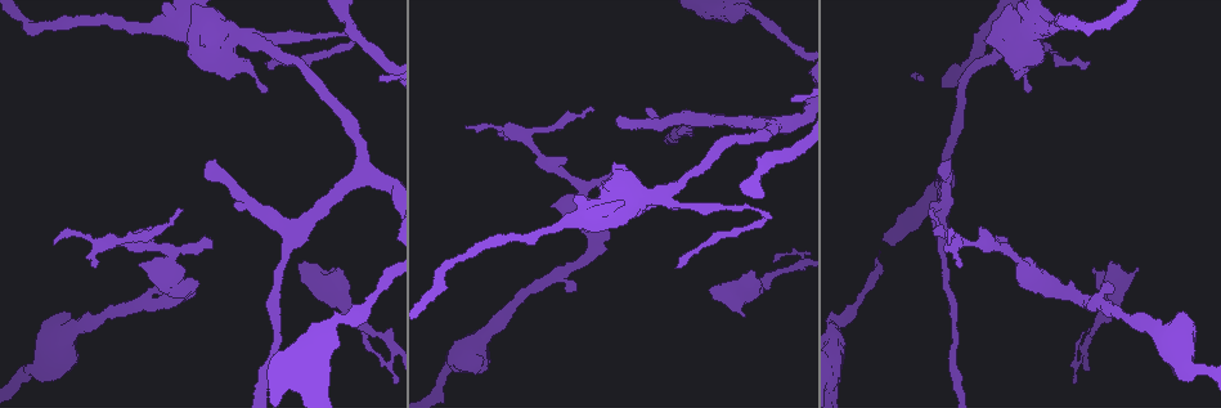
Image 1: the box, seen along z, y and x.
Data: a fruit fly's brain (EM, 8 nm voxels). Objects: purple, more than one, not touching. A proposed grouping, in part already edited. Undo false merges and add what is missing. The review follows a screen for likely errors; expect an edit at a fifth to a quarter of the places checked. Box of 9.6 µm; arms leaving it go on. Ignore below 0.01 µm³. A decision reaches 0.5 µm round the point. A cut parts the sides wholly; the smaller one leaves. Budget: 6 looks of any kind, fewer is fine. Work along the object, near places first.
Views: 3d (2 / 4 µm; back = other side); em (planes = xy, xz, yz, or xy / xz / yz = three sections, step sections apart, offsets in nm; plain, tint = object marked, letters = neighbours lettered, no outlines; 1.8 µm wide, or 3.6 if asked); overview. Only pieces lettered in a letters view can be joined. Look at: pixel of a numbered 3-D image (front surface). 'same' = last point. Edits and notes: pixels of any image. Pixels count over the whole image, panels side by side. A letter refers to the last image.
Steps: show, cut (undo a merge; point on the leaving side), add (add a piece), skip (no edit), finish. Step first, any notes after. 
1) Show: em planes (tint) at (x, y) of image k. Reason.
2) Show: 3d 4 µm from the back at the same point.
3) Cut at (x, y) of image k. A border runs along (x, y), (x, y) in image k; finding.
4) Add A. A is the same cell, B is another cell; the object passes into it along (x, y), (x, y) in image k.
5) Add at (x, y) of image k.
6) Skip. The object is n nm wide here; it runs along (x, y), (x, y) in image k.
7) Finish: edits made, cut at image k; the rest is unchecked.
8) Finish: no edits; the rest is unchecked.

Show: 3d 4 µm from the back at (207, 166) of image 1. Free end.

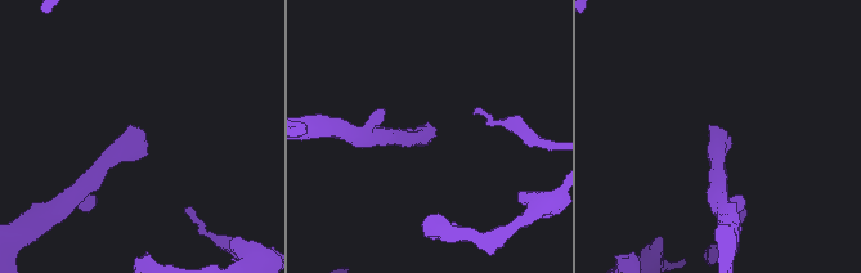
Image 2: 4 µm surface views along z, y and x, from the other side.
Show: em planes (letters) at (137, 137) of image 2. Shape alone is not enough.

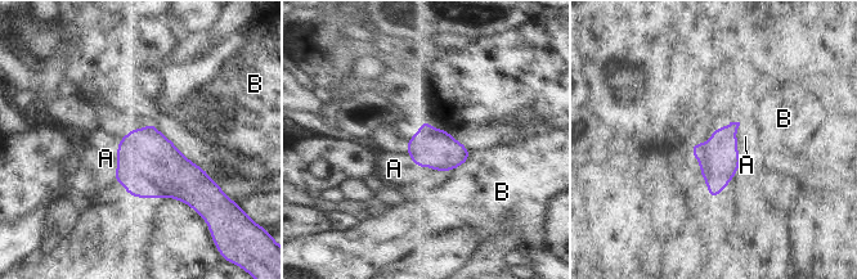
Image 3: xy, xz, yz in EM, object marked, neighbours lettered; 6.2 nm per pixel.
Add A. The object is 240 nm wide here; A is the same cell, B is another cell; the cell continues.

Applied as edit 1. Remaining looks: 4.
Show: overview. See it whole again.

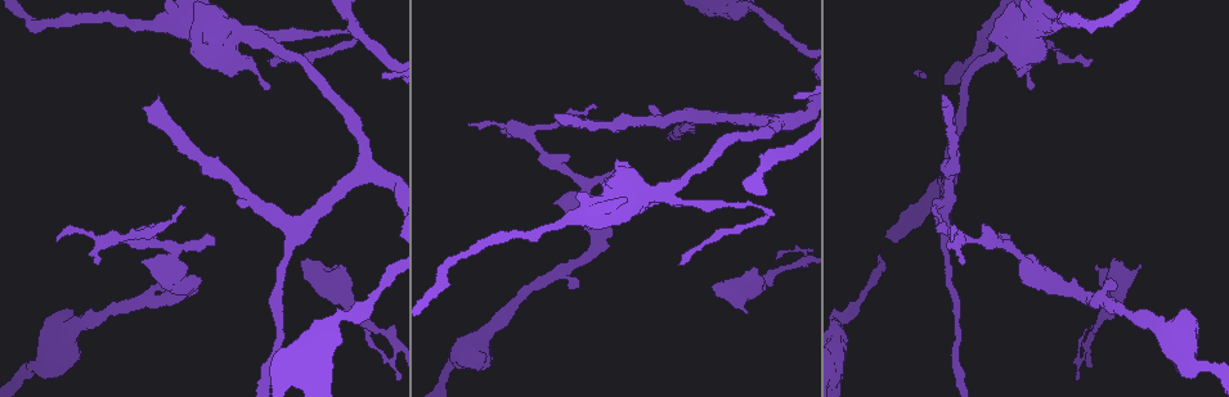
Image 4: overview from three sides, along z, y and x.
Show: em xy step 16 (tint) at (680, 207) of image 4. Branch stops here.

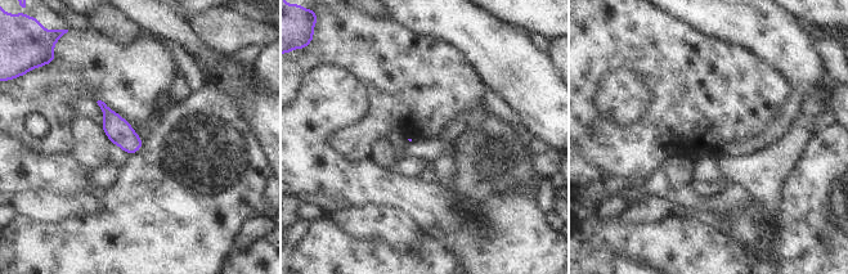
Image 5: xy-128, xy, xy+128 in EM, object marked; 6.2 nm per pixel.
Show: em planes (letters) at the same point.

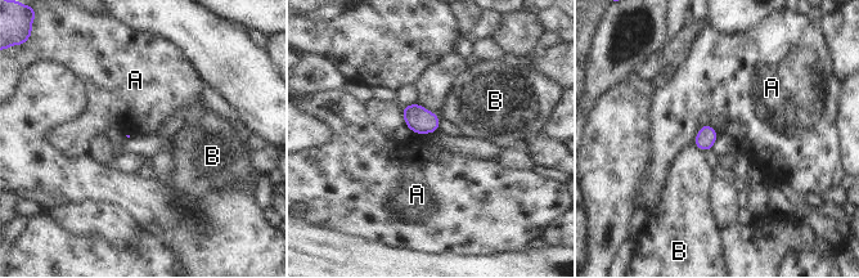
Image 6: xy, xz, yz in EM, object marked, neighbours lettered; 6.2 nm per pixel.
Skip. The longest contact is with A, 190 nm; A and B are other cells; a border runs along (719, 135), (705, 124), (692, 144) in image 6; none of them fits.

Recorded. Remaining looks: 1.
Show: em planes (letters) at (529, 136) of image 4. Abrupt turn.

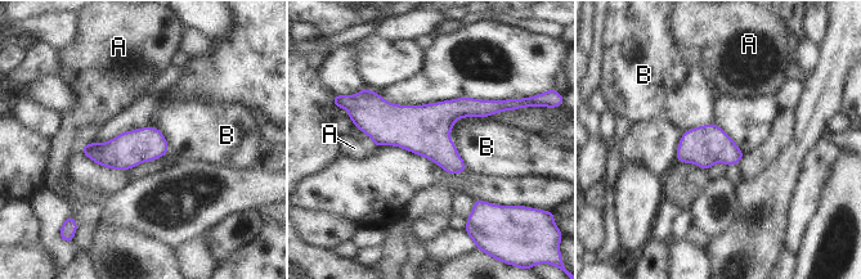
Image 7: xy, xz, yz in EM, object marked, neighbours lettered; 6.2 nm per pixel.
Skip. A and B are other cells; it runs along (498, 107), (359, 117) in image 7; all the same cell.

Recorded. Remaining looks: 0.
Finish: edits made, add at image 3; the rest is unchecked.

